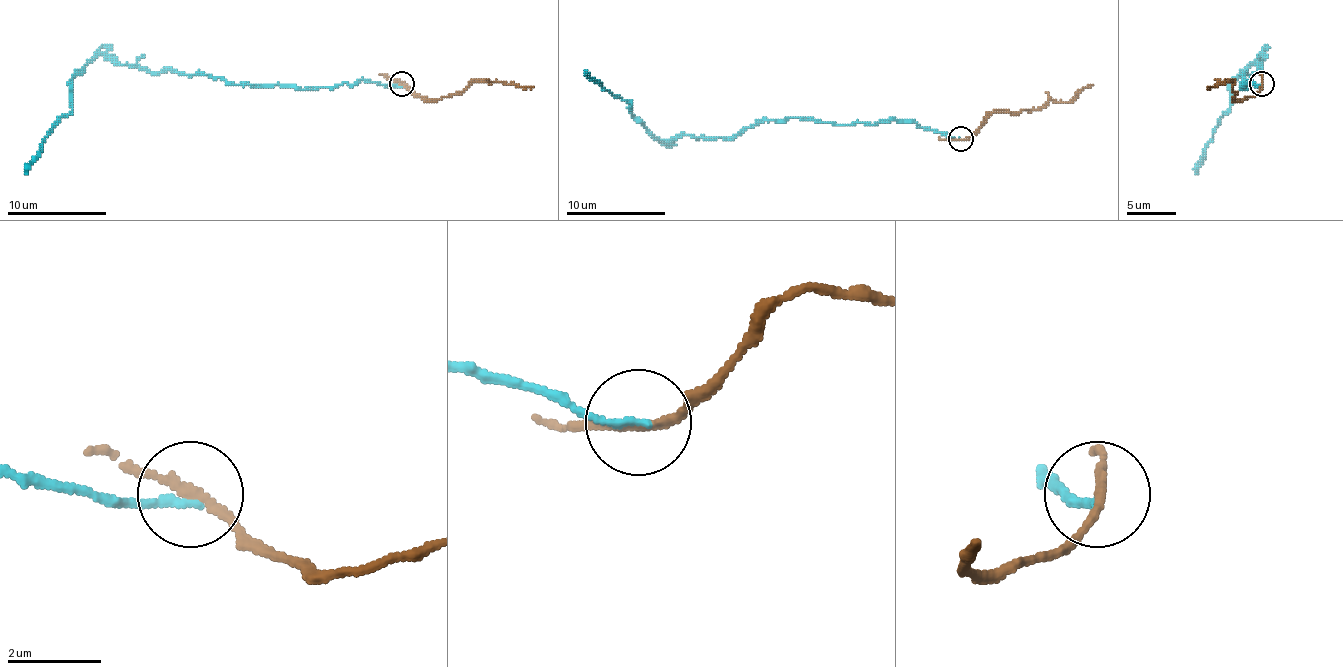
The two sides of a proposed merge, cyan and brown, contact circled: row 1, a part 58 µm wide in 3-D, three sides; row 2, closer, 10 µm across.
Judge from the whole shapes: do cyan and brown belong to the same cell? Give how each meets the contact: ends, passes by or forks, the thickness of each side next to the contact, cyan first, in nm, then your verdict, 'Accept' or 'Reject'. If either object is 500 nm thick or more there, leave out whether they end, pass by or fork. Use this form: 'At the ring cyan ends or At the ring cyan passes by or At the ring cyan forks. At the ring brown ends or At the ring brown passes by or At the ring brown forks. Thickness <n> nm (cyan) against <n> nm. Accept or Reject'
At the ring cyan ends. At the ring brown passes by. Thickness 160 nm (cyan) against 180 nm. Reject

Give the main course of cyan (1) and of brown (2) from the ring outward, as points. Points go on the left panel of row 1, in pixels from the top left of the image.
1: (402, 84), (228, 84), (171, 69), (146, 72), (99, 55), (72, 79), (72, 109), (25, 174)
2: (402, 84), (417, 97), (434, 99), (459, 94), (471, 82), (533, 87)

